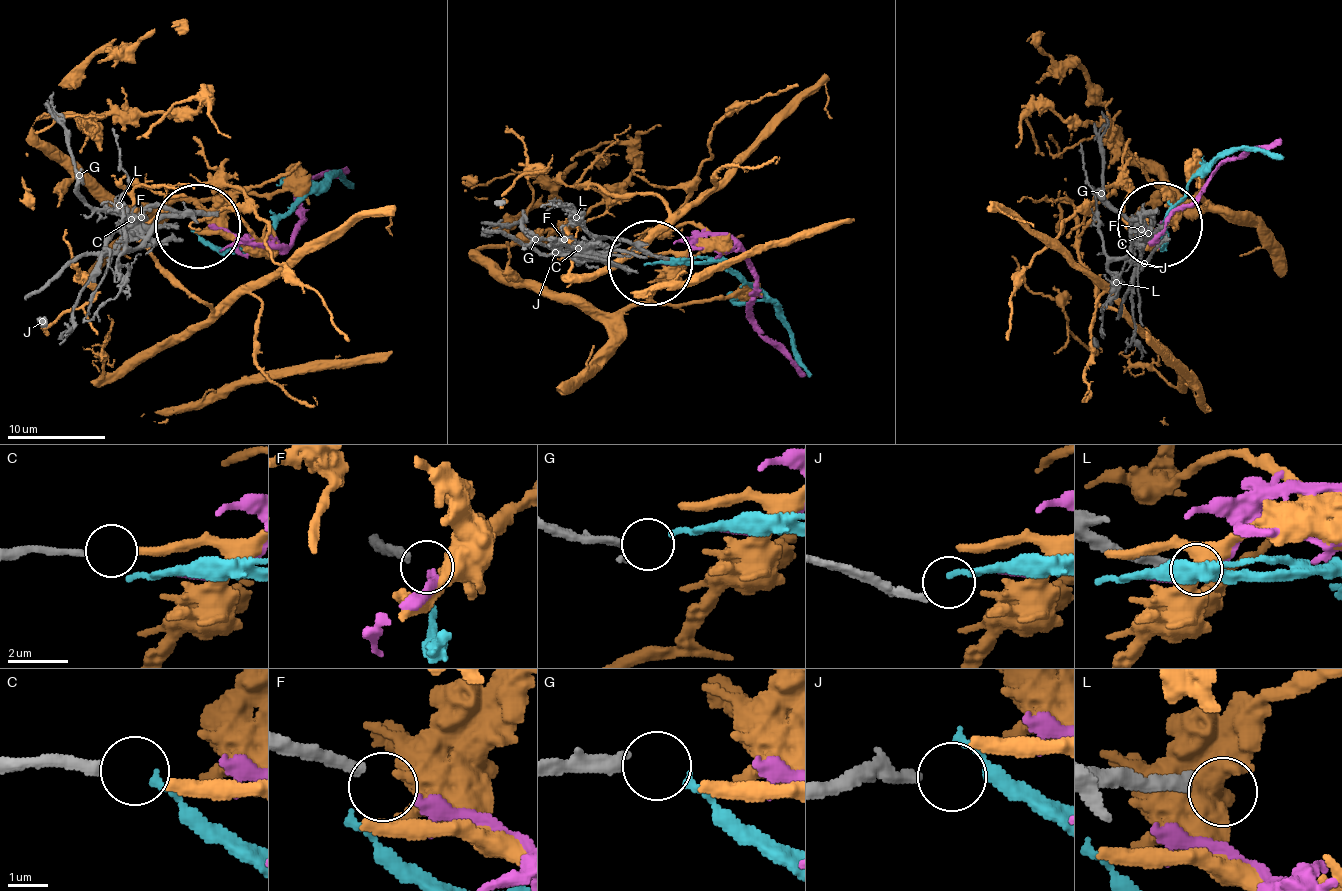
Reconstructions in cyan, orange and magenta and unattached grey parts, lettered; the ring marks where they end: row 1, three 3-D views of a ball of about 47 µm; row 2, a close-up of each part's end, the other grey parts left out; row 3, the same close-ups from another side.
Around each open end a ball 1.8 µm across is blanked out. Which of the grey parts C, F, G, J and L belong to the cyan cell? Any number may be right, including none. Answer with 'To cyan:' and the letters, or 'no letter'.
To cyan: G

